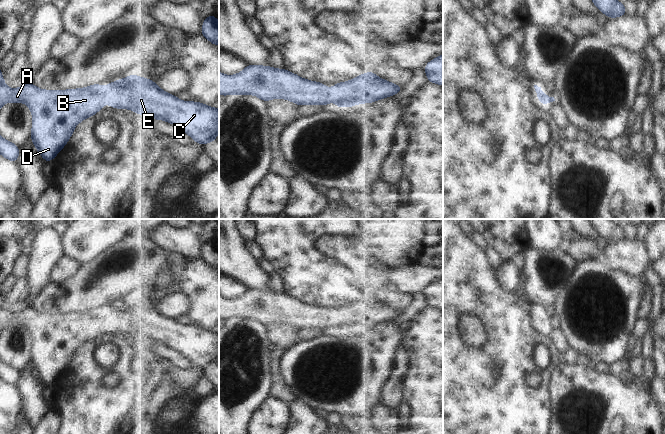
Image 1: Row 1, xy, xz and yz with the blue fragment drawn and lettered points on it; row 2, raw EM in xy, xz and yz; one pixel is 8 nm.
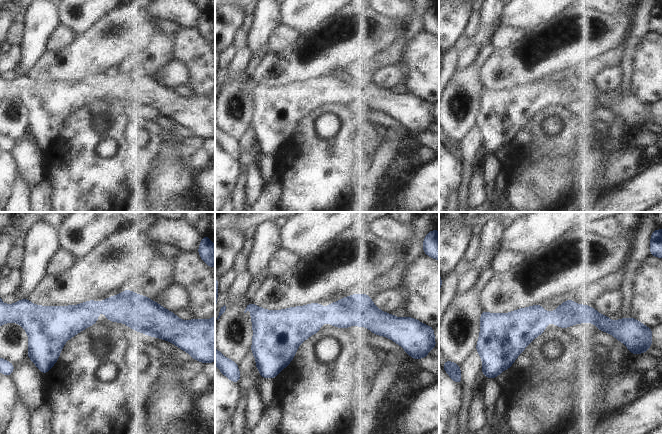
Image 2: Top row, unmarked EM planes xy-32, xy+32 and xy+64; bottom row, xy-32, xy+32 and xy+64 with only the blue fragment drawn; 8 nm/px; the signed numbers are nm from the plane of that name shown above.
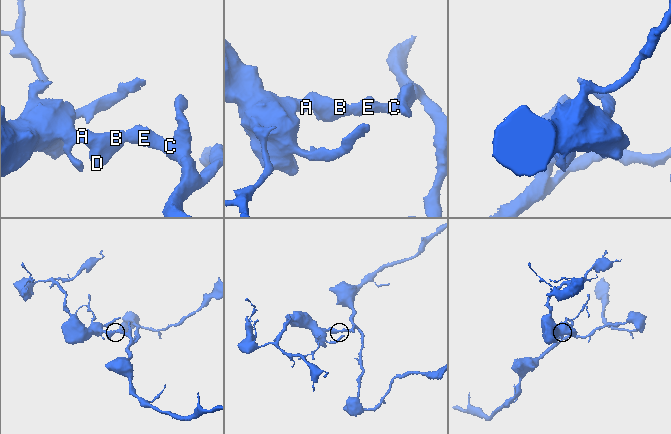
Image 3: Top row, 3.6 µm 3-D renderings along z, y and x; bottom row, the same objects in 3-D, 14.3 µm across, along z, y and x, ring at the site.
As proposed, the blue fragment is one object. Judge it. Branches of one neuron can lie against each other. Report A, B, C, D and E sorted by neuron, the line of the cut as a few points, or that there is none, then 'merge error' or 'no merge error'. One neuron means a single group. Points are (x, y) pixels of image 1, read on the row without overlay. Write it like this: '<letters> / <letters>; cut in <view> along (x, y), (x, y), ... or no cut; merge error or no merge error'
A B C D E; no cut; no merge error

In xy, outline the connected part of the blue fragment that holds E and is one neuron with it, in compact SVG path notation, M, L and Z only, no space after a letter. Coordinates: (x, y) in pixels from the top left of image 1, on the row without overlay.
M0 295L0 332L6 326L23 326L29 330L33 340L31 364L46 386L54 383L63 373L75 350L87 341L95 339L106 326L113 332L131 333L137 338L147 339L149 343L161 343L172 347L202 369L217 365L216 359L219 356L219 333L197 325L180 325L176 320L160 313L154 305L138 301L136 298L114 305L105 312L94 308L83 313L49 315L39 313L31 306L17 313L10 313L5 309Z

